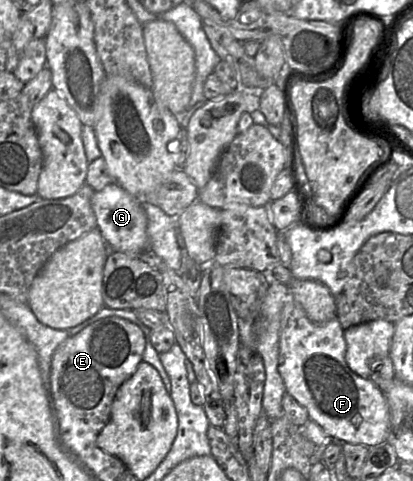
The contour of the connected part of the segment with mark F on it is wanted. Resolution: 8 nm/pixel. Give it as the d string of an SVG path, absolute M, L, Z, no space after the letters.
M288 295L281 314L278 370L287 392L305 407L310 419L335 441L375 446L388 439L391 419L389 405L385 394L370 378L362 378L347 365L343 335L344 330L337 318L324 324L313 323L292 295Z

